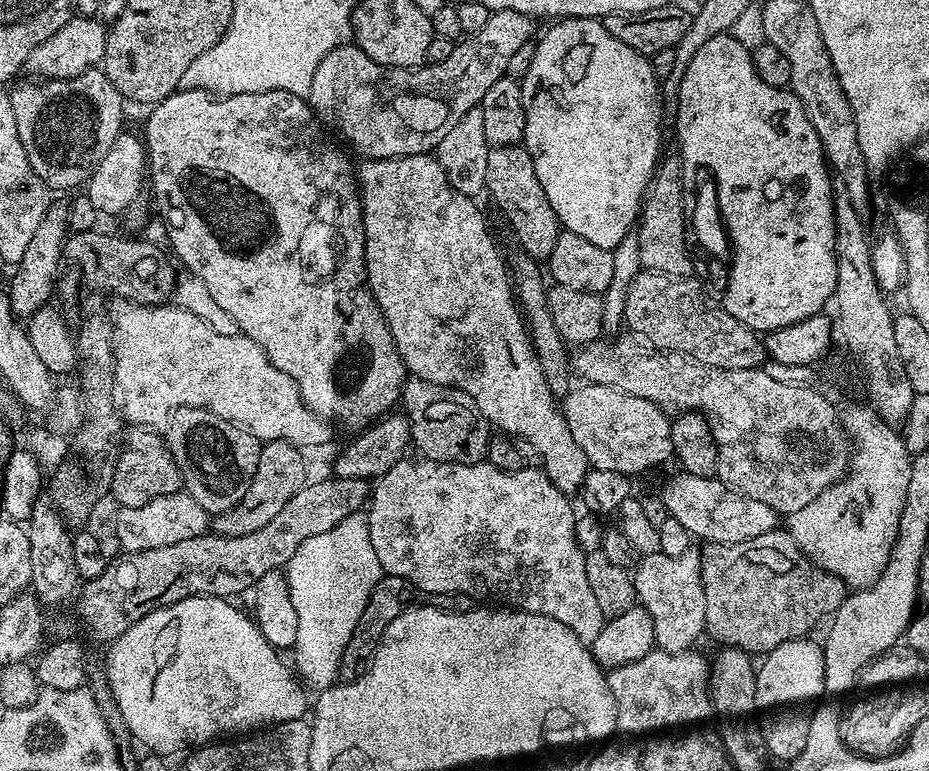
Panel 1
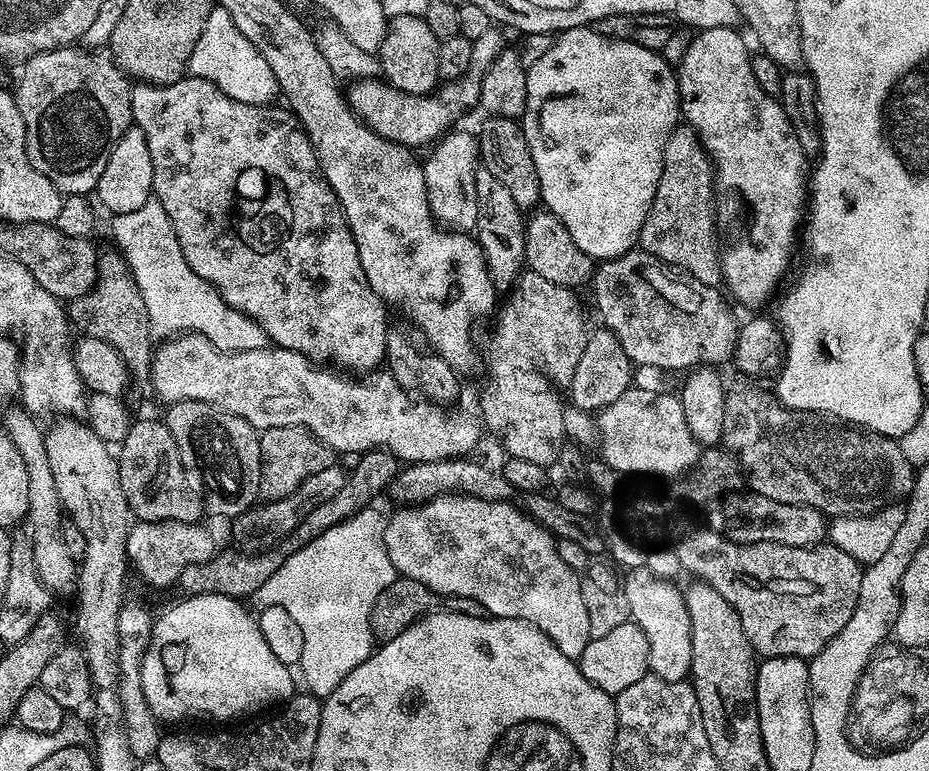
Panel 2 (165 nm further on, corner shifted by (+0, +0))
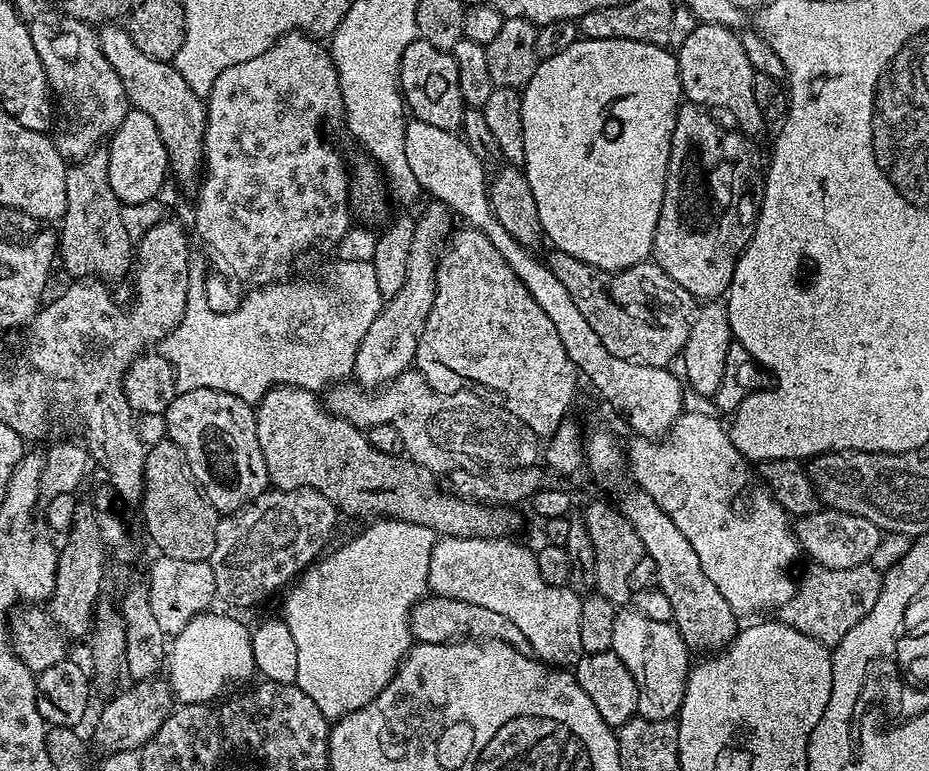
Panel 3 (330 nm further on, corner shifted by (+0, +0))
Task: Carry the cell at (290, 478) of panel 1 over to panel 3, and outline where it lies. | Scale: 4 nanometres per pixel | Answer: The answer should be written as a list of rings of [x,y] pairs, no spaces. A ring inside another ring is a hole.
[[[277,386],[255,409],[258,446],[262,446],[273,489],[313,488],[326,494],[343,515],[401,520],[426,526],[440,536],[494,540],[511,537],[520,528],[515,507],[476,504],[445,490],[442,484],[440,489],[437,473],[407,455],[382,454],[356,425],[332,415],[315,392]]]

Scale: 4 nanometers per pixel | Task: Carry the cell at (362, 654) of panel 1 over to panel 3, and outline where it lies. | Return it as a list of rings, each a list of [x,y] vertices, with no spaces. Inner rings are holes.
[[[435,594],[425,595],[424,599],[412,605],[408,629],[412,632],[413,641],[418,644],[447,644],[465,638],[483,638],[501,640],[521,650],[528,648],[522,630],[518,630],[510,618],[502,618],[502,614],[494,614],[494,610],[485,610],[458,598],[442,598]]]

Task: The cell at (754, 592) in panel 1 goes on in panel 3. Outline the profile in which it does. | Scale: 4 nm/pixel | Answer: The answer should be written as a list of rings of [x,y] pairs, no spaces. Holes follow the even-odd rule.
[[[859,564],[850,570],[809,567],[804,577],[799,577],[796,592],[778,609],[778,619],[782,624],[789,624],[794,630],[814,638],[820,644],[834,646],[846,638],[853,626],[858,626],[882,590],[882,574],[871,564]]]

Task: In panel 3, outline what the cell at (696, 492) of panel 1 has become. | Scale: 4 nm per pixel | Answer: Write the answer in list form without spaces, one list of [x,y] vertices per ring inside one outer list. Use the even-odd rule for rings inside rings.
[[[824,508],[808,516],[799,517],[794,524],[794,535],[803,555],[808,555],[813,565],[834,570],[850,570],[854,566],[871,561],[874,550],[878,550],[882,533],[878,526],[874,526],[874,522],[869,522],[866,518]]]

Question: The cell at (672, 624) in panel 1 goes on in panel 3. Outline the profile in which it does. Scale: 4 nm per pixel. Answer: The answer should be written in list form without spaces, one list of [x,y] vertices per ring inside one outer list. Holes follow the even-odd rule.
[[[624,606],[614,618],[614,642],[611,651],[634,674],[638,686],[636,711],[643,720],[672,720],[679,713],[688,674],[690,671],[690,649],[680,637],[676,625],[666,621],[654,621],[640,614],[631,606]]]

